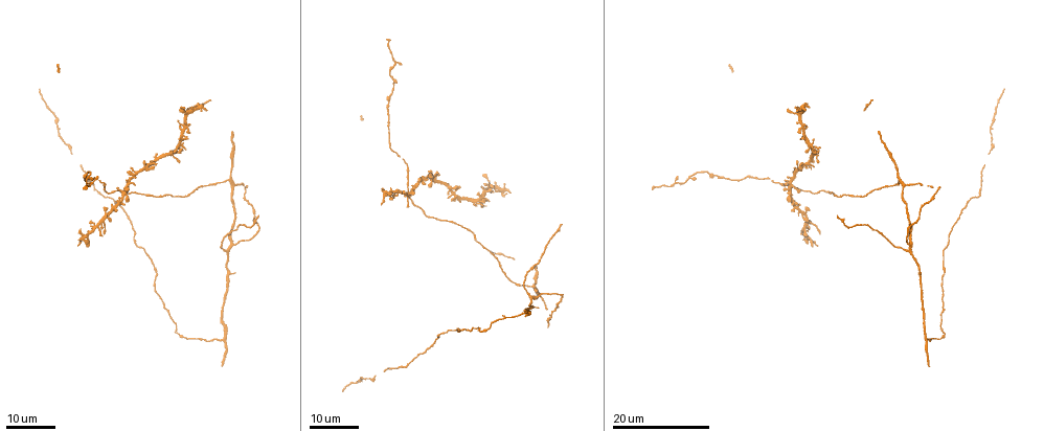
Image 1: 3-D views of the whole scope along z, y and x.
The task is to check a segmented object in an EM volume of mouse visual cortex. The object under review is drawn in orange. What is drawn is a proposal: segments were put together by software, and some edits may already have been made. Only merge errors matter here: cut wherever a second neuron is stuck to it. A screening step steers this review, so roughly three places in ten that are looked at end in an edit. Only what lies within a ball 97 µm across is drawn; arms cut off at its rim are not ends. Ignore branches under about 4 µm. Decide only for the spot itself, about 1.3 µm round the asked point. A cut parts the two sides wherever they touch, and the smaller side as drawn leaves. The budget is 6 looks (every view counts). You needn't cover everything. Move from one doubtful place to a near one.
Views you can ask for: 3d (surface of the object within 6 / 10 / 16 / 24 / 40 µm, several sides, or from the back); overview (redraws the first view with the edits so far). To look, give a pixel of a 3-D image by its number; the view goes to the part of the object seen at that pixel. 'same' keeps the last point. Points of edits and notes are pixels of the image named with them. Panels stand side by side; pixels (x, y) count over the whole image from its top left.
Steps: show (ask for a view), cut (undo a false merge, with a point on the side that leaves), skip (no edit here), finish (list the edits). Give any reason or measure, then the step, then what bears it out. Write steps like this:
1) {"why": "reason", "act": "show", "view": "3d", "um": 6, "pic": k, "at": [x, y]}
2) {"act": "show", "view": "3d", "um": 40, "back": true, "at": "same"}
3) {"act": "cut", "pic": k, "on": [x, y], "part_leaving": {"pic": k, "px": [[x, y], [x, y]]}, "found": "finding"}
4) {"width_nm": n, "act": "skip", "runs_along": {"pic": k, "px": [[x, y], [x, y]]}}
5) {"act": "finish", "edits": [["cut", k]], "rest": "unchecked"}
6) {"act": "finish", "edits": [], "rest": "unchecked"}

{"why": "a fork", "act": "show", "view": "3d", "um": 16, "pic": 1, "at": [227, 180]}

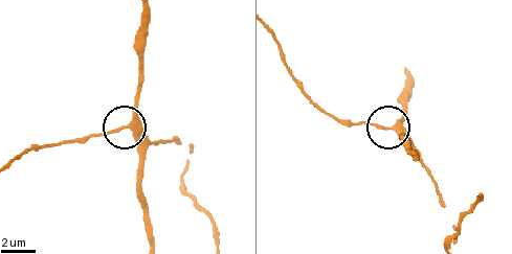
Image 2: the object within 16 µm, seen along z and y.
{"act": "show", "view": "3d", "um": 10, "pic": 2, "at": [391, 128]}

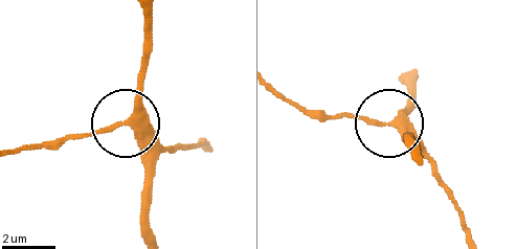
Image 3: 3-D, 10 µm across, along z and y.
{"width_nm": 290, "act": "skip", "runs_along": {"pic": 3, "px": [[150, 238], [150, 157], [127, 123], [142, 44]]}, "found": "one neuron here"}

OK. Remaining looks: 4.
{"why": "side arm on a straight run", "act": "show", "view": "3d", "um": 16, "pic": 1, "at": [910, 250]}

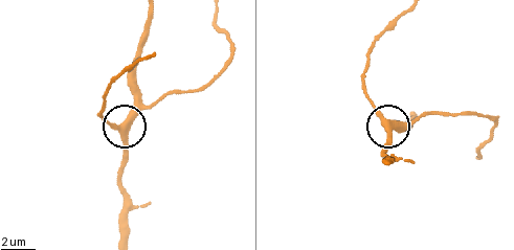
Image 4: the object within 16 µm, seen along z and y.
{"act": "show", "view": "3d", "um": 10, "pic": 4, "at": [132, 119]}

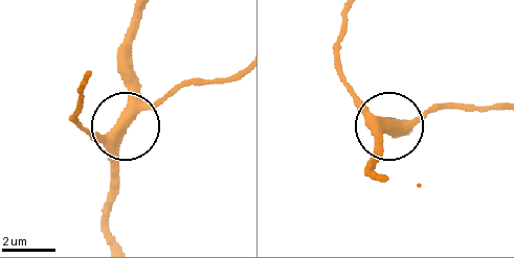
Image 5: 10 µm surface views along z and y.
{"width_nm": 370, "act": "skip", "runs_along": {"pic": 5, "px": [[121, 122], [119, 186]]}, "found": "one neuron here"}

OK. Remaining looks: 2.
{"why": "thick turns thin", "act": "show", "view": "3d", "um": 16, "pic": 1, "at": [394, 65]}

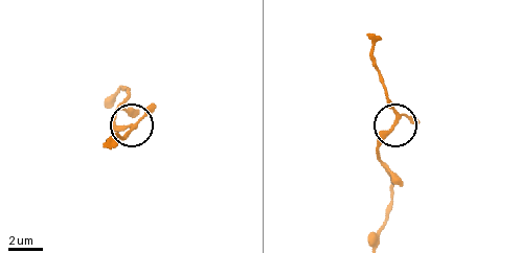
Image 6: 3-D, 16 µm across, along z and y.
{"why": "zoom in", "act": "show", "view": "3d", "um": 6, "pic": 6, "at": [134, 124]}

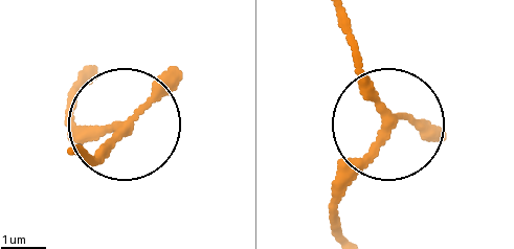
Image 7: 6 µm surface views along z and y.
{"act": "skip", "found": "continuous, no second neuron"}

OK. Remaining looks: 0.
{"act": "finish", "edits": [], "rest": "unchecked"}

